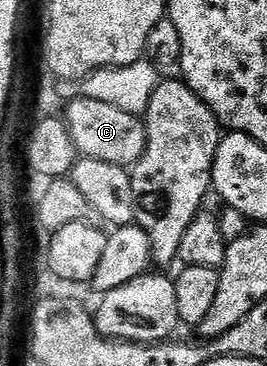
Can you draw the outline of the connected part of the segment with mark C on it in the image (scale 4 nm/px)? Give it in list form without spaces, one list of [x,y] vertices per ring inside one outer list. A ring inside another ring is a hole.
[[[92,98],[71,100],[65,105],[66,128],[72,134],[72,142],[78,147],[79,157],[100,158],[100,162],[112,162],[129,169],[139,160],[146,149],[146,126],[139,117],[124,114],[108,102],[96,102]]]

